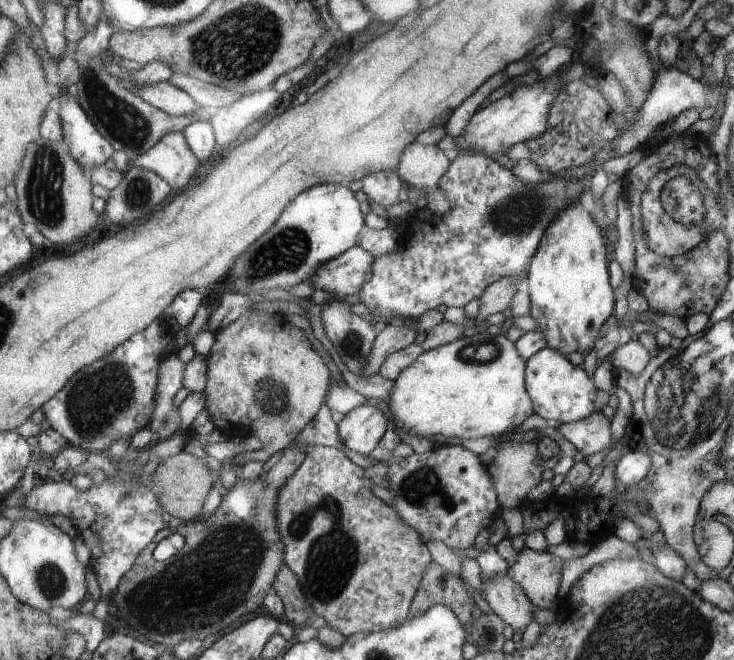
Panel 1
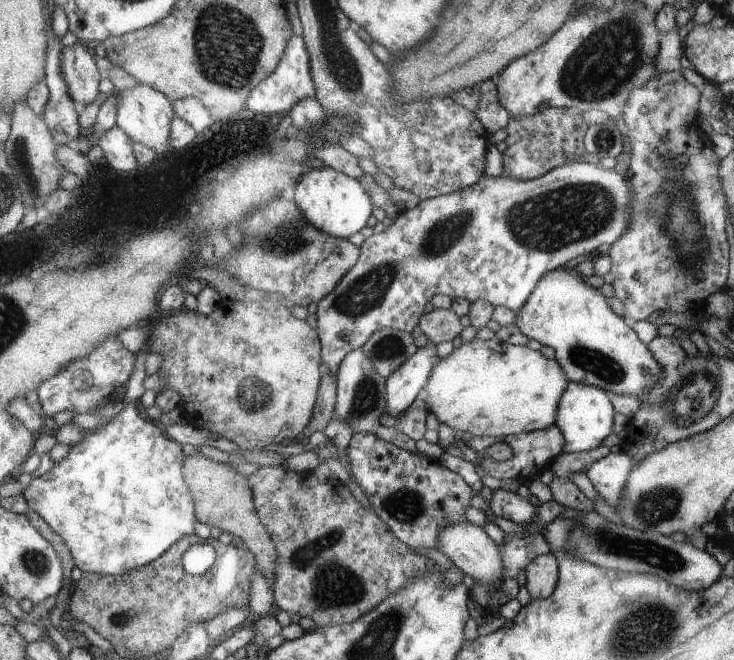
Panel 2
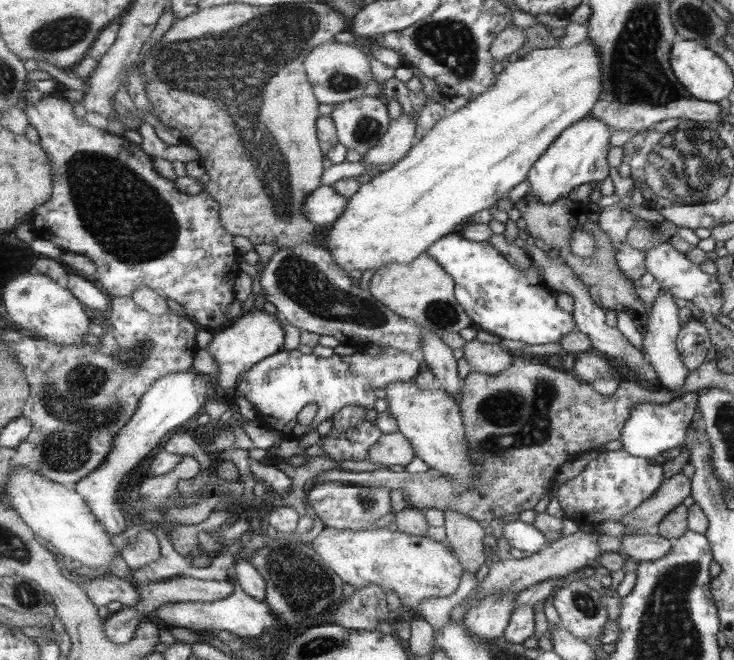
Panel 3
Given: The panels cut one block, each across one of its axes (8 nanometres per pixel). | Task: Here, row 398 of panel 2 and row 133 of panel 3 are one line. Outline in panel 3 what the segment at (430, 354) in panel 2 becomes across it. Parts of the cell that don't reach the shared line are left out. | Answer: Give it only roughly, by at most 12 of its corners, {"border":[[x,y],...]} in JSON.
{"border":[[401,114],[363,162],[399,164],[417,140],[417,118]]}

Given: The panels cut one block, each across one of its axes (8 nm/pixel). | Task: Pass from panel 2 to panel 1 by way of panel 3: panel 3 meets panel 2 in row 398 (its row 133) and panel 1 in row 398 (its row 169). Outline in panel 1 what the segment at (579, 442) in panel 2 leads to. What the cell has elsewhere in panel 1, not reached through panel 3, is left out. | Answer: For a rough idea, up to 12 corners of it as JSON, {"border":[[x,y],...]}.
{"border":[[555,348],[529,360],[529,394],[549,424],[603,412],[609,394]]}

